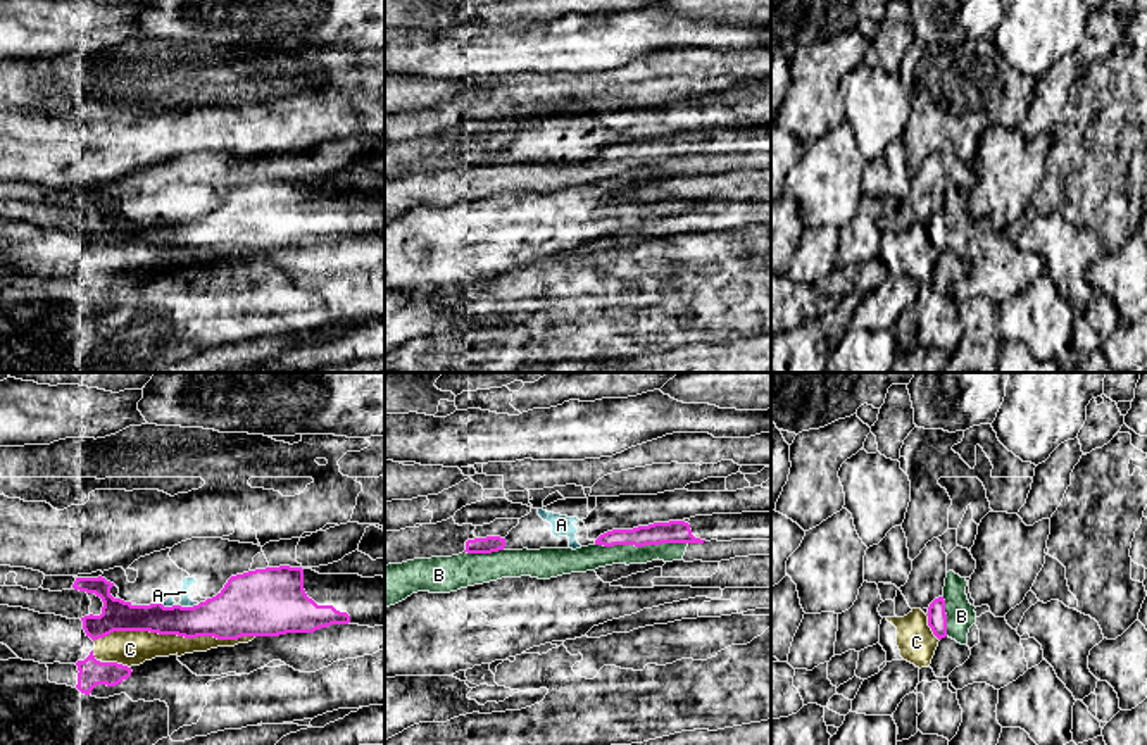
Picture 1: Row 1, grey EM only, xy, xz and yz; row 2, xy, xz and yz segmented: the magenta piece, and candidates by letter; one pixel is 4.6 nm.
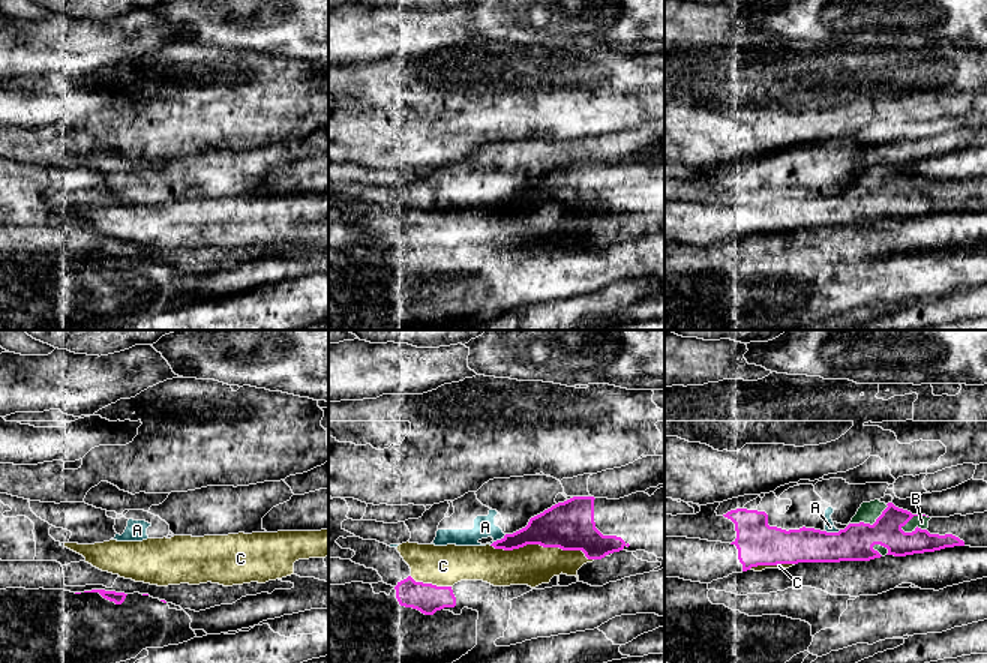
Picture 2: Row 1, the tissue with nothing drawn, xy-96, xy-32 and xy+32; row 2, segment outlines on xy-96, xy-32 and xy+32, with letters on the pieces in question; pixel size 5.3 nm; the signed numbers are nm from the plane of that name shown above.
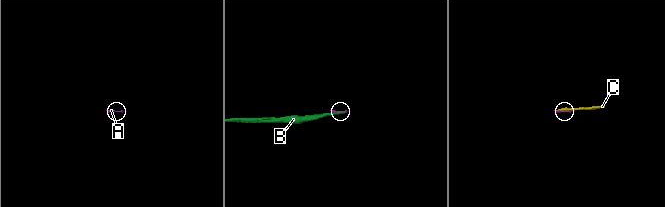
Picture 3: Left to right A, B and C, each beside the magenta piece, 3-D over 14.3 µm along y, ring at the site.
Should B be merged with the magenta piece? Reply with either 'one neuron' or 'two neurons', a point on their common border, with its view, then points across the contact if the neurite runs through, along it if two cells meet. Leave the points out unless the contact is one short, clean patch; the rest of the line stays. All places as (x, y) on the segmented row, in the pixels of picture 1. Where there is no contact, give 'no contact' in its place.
one neuron; contact xz (640, 545)

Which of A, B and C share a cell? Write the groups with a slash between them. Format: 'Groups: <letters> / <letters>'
Groups: A / B / C

